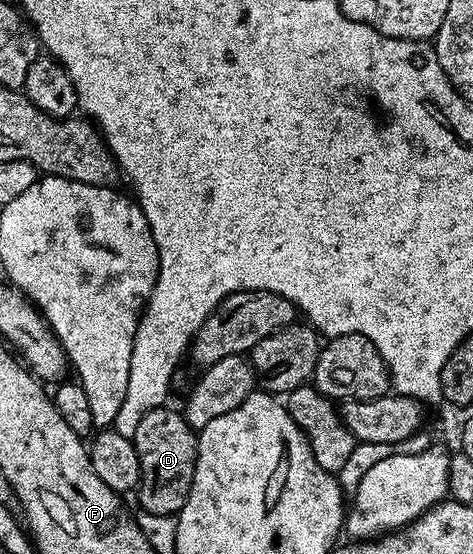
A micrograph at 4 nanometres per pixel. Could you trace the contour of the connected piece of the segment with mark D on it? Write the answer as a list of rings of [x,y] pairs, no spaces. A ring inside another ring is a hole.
[[[171,406],[154,408],[141,418],[133,437],[137,458],[141,458],[141,478],[137,489],[138,507],[144,512],[155,515],[175,516],[185,506],[189,498],[189,490],[193,486],[193,470],[197,462],[197,432],[187,425],[182,411],[171,409]]]

